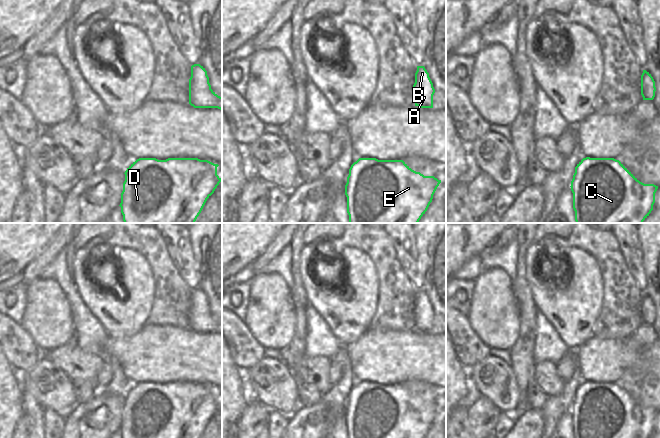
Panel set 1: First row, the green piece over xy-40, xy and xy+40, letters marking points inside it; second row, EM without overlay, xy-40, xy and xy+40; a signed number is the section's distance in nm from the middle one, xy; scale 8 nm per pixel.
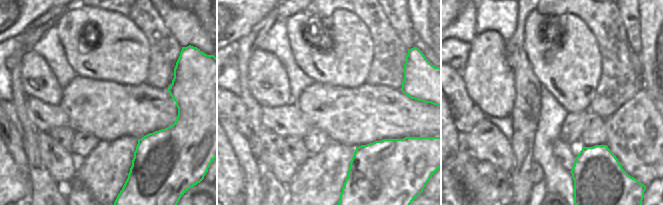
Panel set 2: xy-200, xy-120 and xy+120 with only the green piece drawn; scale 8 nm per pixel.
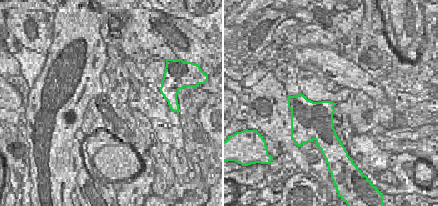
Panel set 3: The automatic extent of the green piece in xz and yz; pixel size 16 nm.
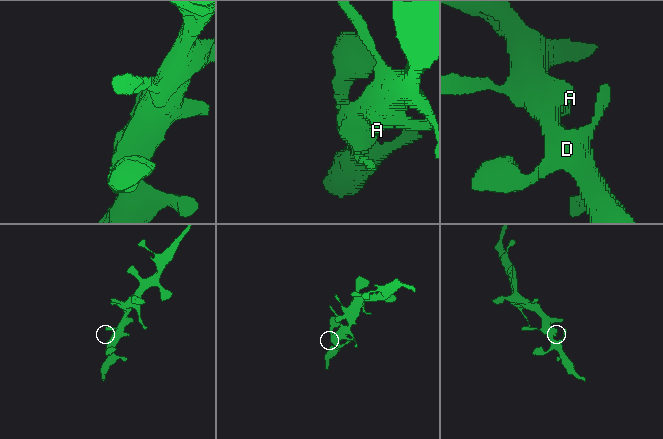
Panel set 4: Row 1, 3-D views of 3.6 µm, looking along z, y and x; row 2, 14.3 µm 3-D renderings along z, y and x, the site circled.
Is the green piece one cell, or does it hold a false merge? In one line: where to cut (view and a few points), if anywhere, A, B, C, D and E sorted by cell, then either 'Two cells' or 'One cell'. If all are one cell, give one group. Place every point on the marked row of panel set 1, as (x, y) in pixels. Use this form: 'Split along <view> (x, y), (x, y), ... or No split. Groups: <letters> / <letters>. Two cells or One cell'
No split. Groups: A B C D E. One cell

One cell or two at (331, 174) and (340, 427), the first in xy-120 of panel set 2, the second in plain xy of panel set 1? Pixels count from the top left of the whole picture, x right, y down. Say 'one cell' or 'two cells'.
two cells

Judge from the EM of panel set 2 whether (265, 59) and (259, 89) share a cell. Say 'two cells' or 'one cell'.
one cell

